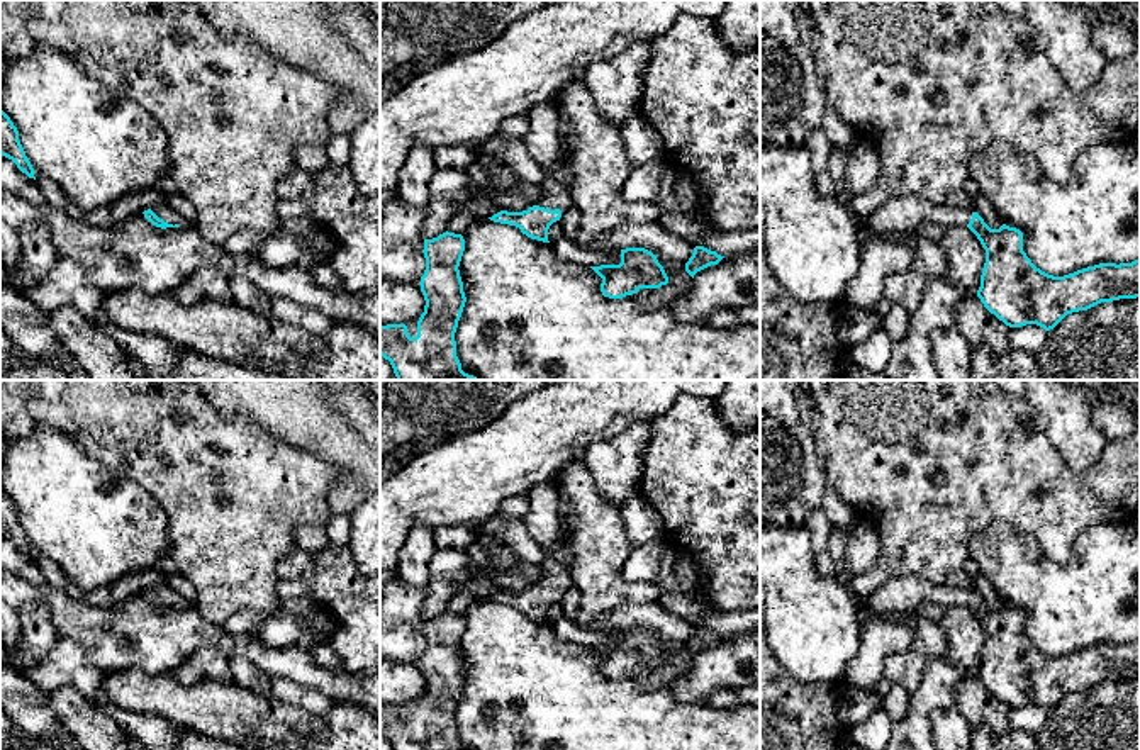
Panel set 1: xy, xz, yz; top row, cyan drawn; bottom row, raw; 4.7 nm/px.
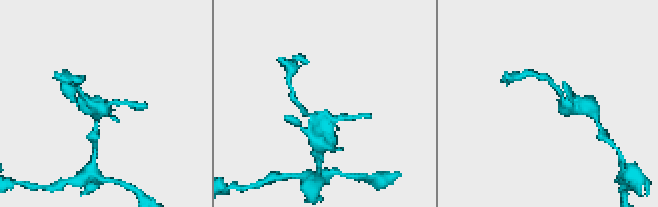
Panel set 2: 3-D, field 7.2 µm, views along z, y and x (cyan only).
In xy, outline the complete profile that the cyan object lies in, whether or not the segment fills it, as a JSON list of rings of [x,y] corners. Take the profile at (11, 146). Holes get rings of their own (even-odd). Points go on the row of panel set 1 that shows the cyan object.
[[[3,110],[0,112],[0,154],[12,160],[22,173],[36,180],[34,168],[19,141],[19,131]]]

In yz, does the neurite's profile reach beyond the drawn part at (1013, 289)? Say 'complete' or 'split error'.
split error

